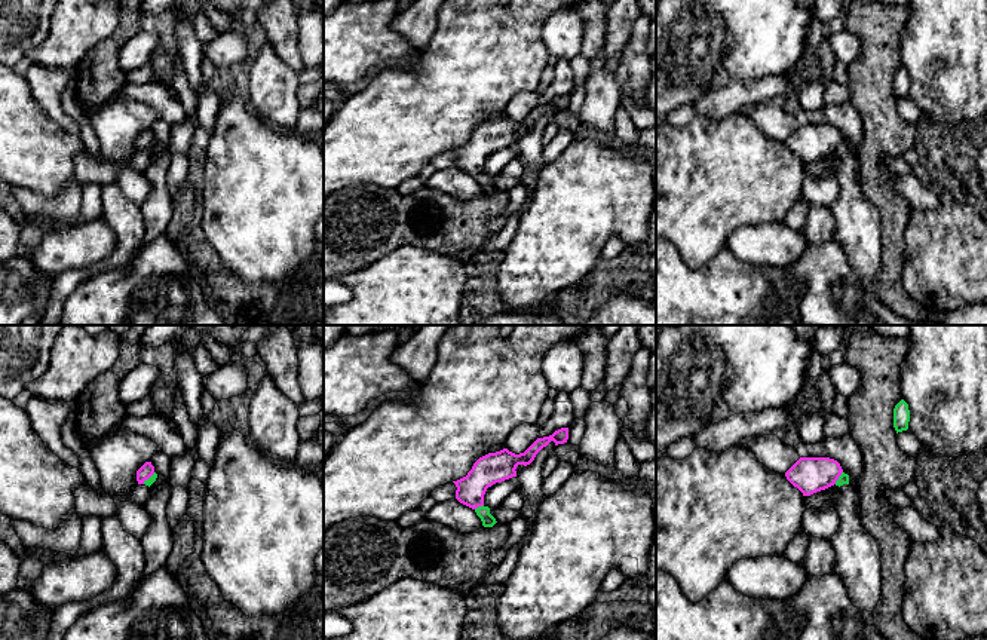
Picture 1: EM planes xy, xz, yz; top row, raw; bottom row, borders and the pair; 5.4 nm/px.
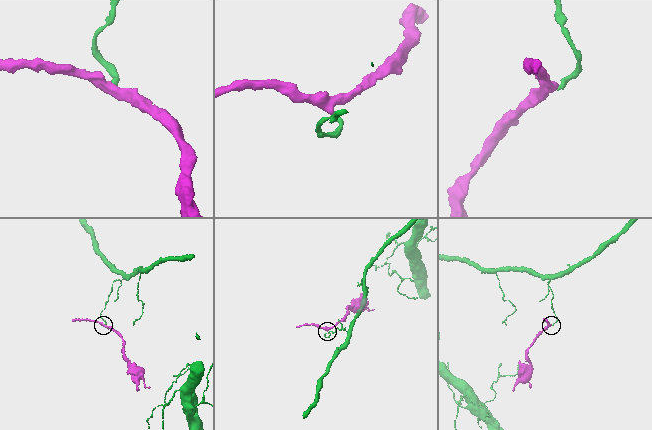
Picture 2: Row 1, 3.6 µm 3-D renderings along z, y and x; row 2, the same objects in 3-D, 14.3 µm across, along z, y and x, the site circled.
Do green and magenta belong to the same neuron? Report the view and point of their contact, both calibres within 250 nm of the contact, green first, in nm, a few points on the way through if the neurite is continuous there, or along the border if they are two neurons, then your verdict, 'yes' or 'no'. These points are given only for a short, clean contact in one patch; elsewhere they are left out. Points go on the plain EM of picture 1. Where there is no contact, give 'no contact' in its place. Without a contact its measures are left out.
contact xz (478, 174); calibres 70 and 160 nm; border xz (483, 171), (475, 177); no

